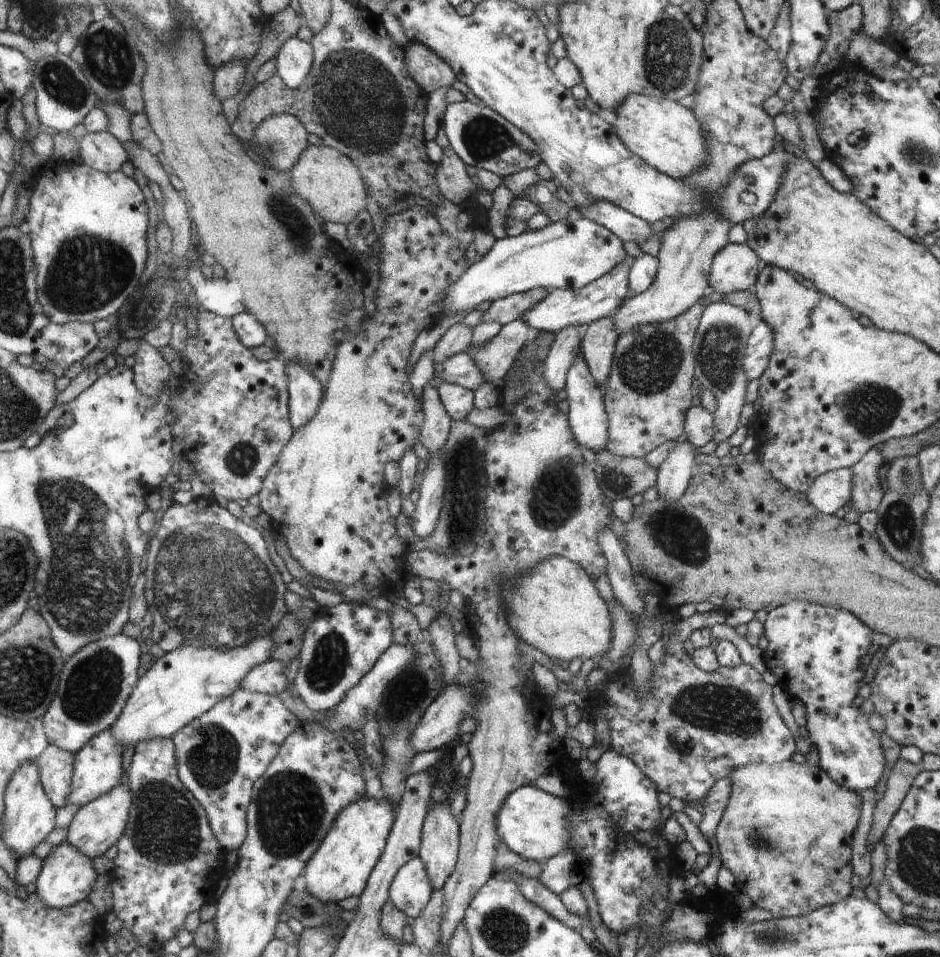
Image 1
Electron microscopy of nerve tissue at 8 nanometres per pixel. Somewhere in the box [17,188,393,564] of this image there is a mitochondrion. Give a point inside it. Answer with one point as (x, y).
(87, 272)

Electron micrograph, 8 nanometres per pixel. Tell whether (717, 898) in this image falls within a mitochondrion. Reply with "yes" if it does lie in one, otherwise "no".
no

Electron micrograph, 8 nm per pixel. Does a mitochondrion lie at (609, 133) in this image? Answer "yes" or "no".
no

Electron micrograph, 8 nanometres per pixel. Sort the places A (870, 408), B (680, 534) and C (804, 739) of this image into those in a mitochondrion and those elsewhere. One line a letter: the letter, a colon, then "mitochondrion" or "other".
A: mitochondrion
B: mitochondrion
C: other

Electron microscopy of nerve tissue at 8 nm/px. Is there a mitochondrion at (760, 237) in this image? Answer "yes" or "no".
no

